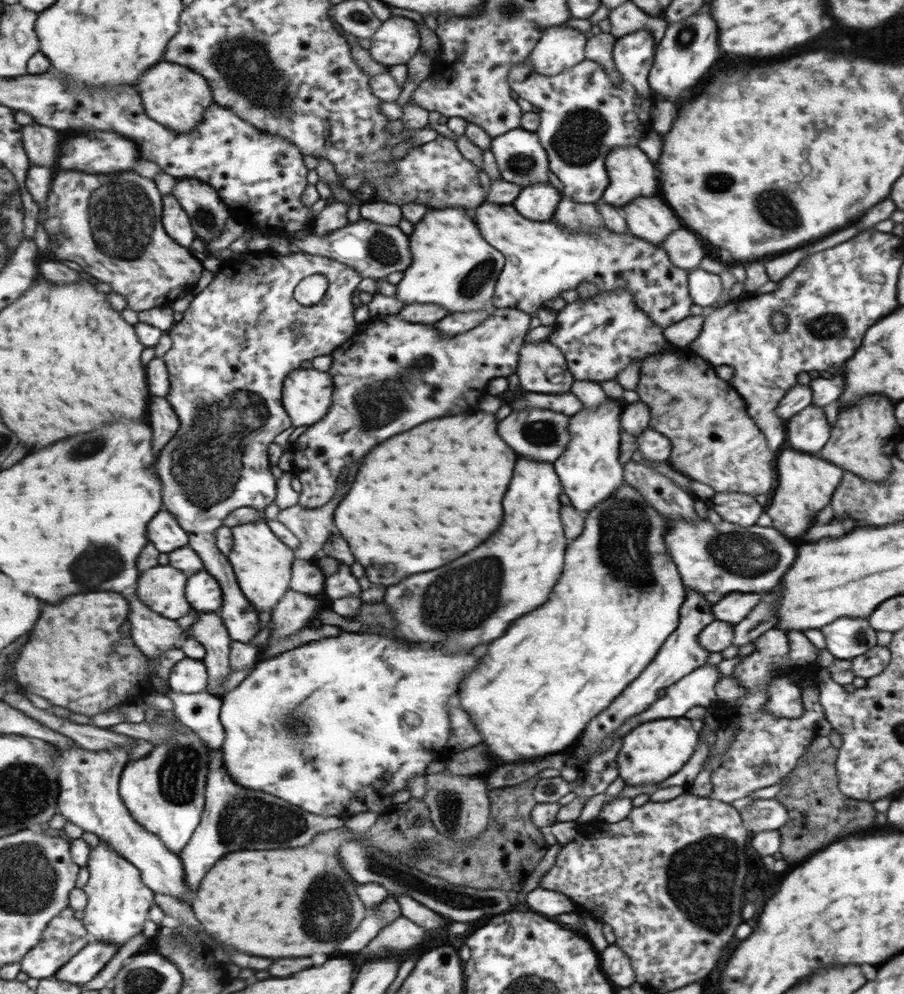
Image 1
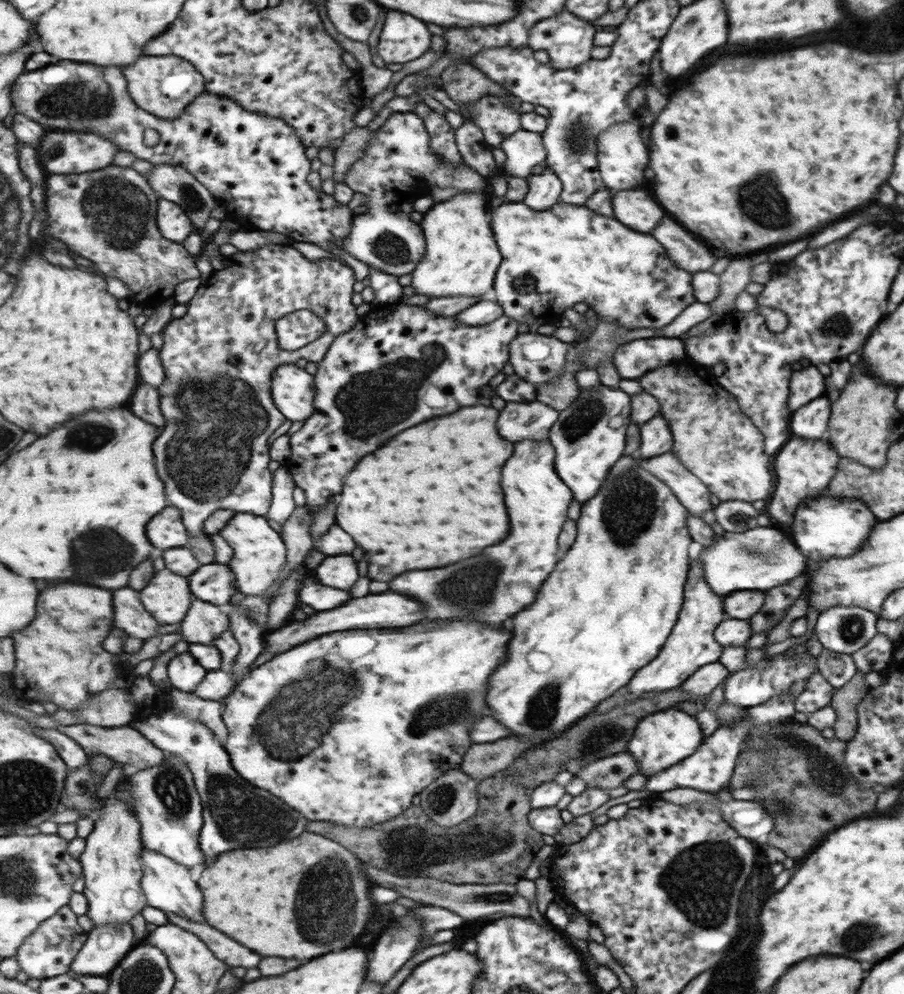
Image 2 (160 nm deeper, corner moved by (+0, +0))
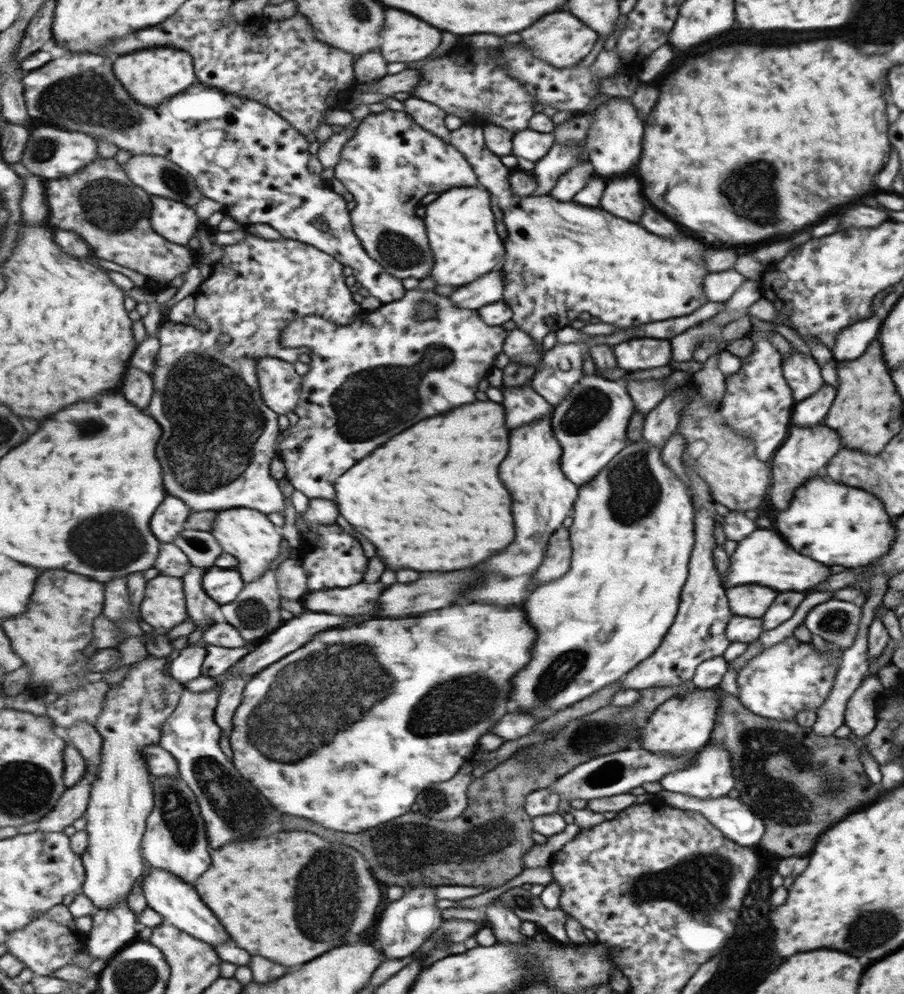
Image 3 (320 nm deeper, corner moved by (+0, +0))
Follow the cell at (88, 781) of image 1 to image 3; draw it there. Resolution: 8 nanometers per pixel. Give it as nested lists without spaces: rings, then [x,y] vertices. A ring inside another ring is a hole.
[[[151,865],[141,886],[148,906],[161,914],[166,922],[174,924],[177,928],[183,929],[183,932],[189,932],[191,936],[214,947],[223,942],[231,942],[231,936],[227,934],[223,924],[217,920],[217,916],[211,912],[211,908],[207,908],[198,889],[192,883],[183,880],[181,876],[177,876],[165,868],[155,868]]]

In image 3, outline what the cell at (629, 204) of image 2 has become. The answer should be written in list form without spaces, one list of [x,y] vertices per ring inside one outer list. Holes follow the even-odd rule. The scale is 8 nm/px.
[[[631,178],[607,180],[599,198],[599,208],[607,208],[613,216],[623,216],[623,220],[637,222],[645,200],[641,198],[639,184]]]

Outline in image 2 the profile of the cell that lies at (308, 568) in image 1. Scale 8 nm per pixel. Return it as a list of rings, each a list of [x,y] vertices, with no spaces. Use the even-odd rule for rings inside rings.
[[[307,578],[301,588],[301,600],[313,606],[315,610],[333,610],[333,608],[347,604],[351,600],[351,592],[329,588],[329,586],[315,582],[313,578]]]

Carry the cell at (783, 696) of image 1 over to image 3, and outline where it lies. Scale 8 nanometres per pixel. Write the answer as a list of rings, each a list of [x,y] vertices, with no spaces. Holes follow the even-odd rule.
[[[707,745],[695,754],[691,765],[670,772],[658,783],[669,792],[695,798],[719,798],[734,788],[729,753],[724,746]]]

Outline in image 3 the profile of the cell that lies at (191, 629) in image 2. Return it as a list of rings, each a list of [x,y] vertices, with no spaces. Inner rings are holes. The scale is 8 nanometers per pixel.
[[[192,565],[192,569],[183,578],[183,582],[187,584],[186,603],[189,616],[195,626],[201,627],[204,631],[212,624],[226,621],[219,603],[213,600],[203,588],[203,576],[205,574],[207,574],[207,568]]]

